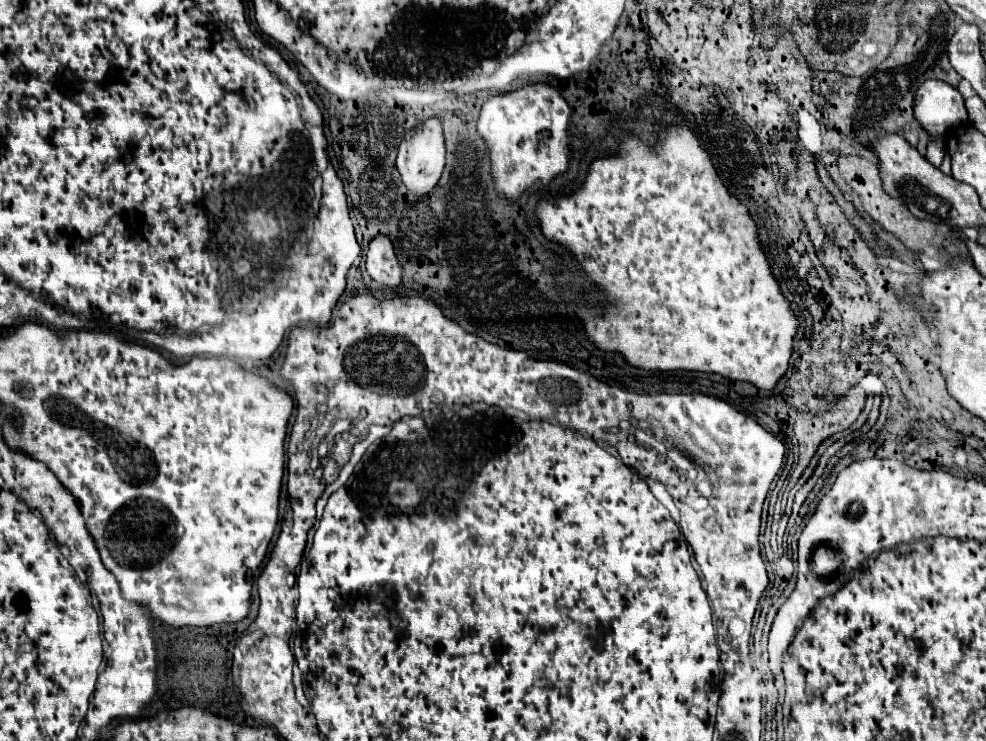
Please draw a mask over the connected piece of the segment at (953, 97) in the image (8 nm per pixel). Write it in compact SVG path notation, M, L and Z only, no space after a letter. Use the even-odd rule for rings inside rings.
M927 80L917 90L915 102L913 102L915 118L921 122L923 130L927 130L935 140L927 146L925 158L939 168L943 162L943 148L941 148L941 136L955 126L961 126L967 122L967 110L963 104L963 96L959 90L949 86L941 80Z

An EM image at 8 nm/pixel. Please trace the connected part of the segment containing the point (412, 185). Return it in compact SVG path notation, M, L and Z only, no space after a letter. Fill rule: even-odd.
M437 118L425 120L419 128L411 130L405 134L403 142L399 144L399 154L397 154L397 170L401 174L403 184L411 194L417 198L427 196L439 182L441 172L445 166L445 146L443 146L443 130Z

